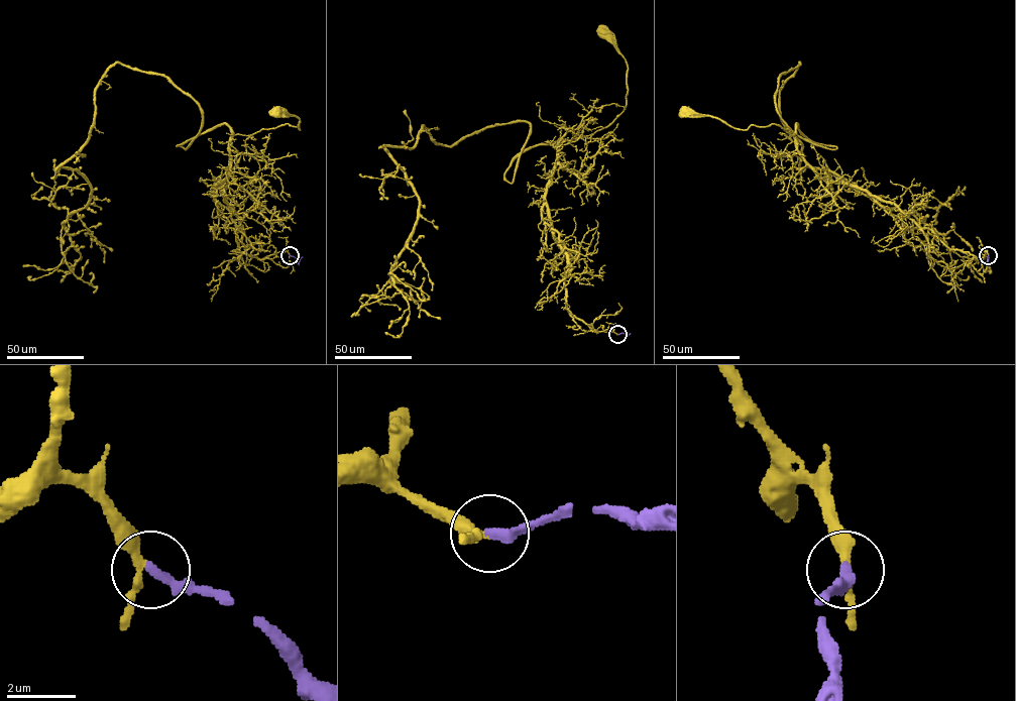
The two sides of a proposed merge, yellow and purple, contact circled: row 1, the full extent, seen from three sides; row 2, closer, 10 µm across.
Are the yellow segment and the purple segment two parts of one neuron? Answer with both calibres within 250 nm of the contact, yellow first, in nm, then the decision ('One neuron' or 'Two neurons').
Thickness 240 nm (yellow) against 320 nm. One neuron

